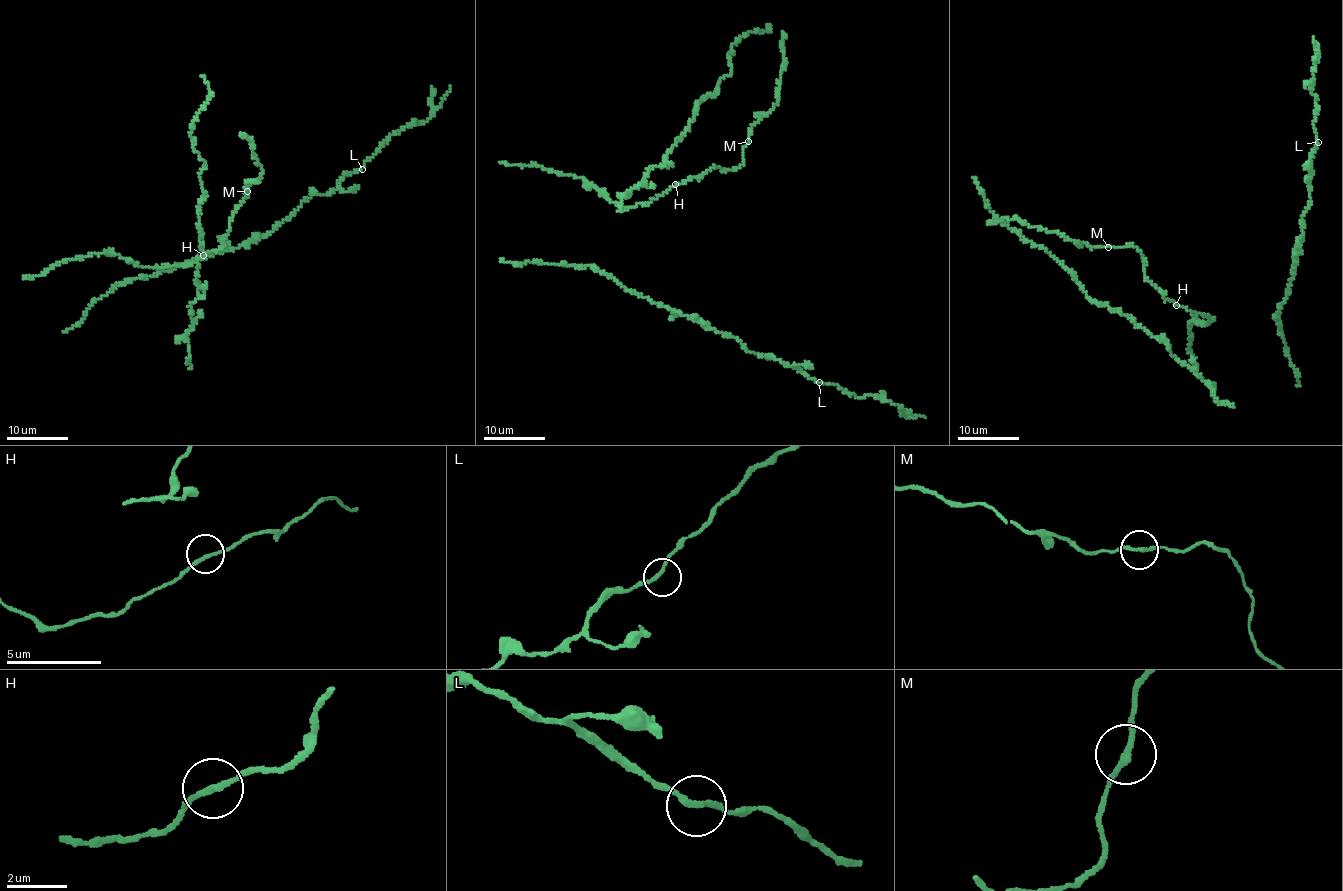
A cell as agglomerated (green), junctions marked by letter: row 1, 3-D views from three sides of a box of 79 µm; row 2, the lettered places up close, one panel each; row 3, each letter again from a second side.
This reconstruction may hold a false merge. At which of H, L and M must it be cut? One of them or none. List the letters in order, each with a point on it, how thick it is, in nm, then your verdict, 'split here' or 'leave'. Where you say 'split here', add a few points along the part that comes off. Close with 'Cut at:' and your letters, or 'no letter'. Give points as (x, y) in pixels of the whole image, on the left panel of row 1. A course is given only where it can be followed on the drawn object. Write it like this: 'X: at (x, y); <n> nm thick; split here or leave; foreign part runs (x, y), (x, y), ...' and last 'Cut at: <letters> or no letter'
H: at (203, 255); 180 nm thick; leave
L: at (362, 169); 180 nm thick; leave
M: at (247, 191); 180 nm thick; leave
Cut at: no letter

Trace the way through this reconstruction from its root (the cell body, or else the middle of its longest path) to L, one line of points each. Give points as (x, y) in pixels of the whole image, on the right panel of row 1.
L: (1273, 317), (1287, 292), (1303, 238), (1300, 221), (1311, 198), (1310, 159), (1318, 142)

